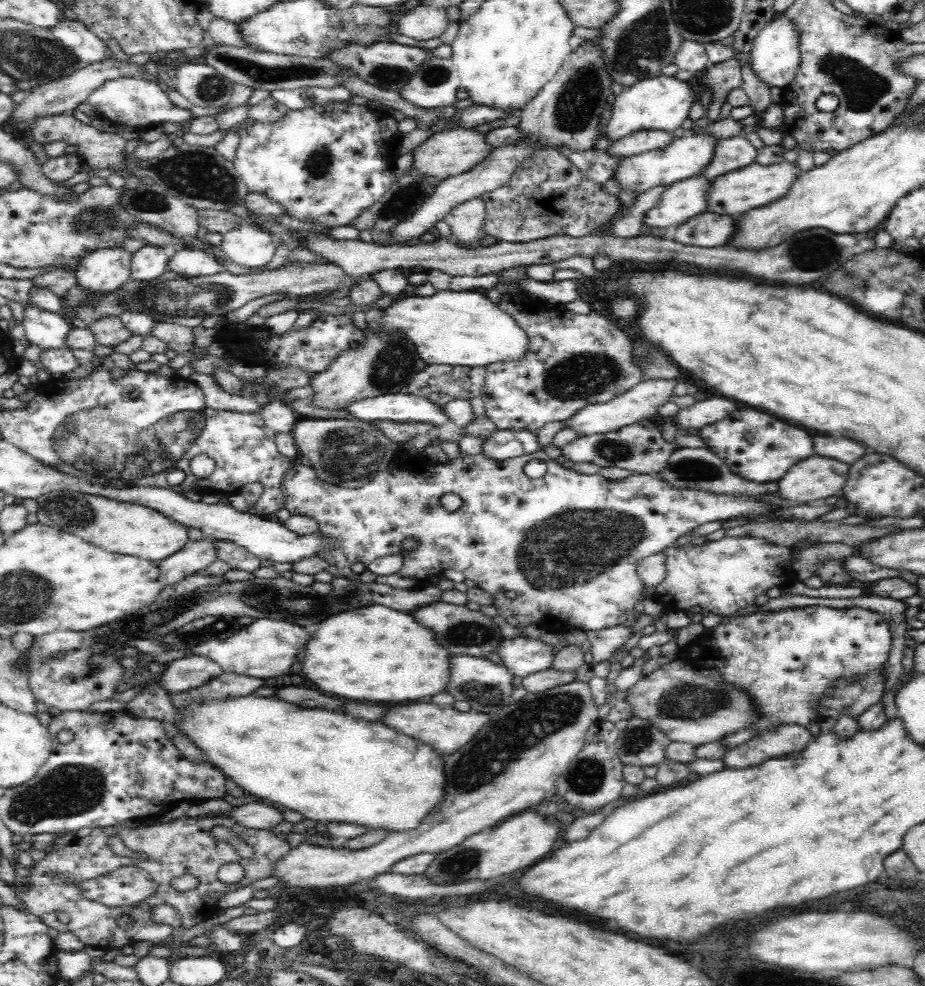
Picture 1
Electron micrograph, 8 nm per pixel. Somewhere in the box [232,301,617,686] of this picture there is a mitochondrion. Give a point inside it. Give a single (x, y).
(346, 454)

